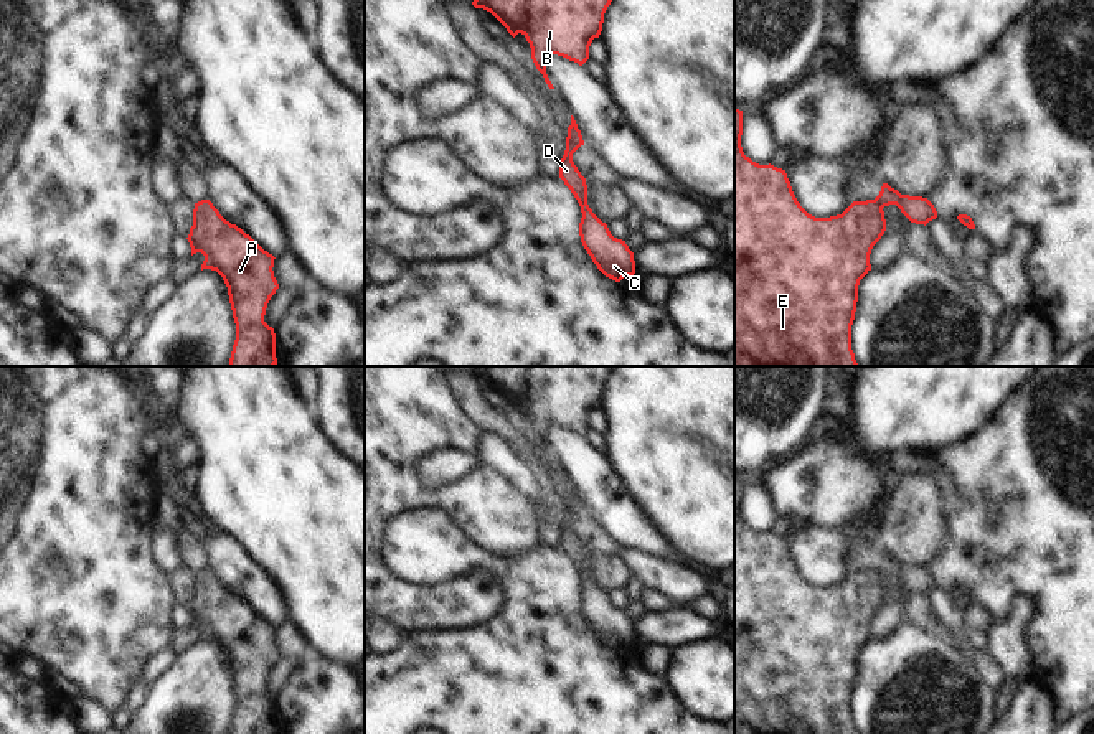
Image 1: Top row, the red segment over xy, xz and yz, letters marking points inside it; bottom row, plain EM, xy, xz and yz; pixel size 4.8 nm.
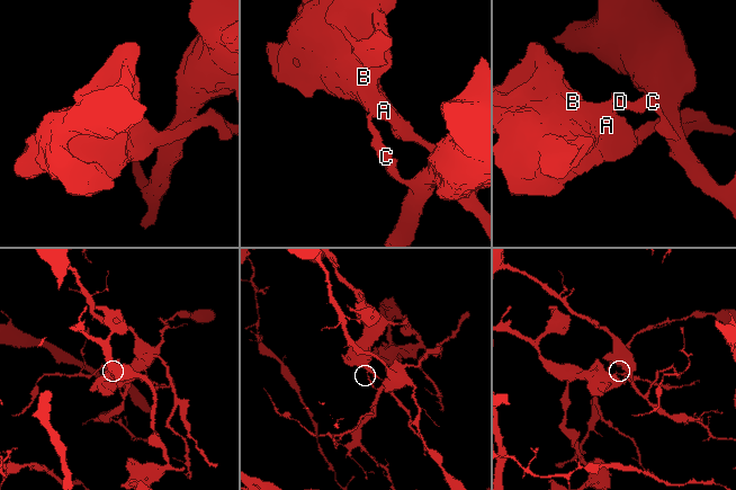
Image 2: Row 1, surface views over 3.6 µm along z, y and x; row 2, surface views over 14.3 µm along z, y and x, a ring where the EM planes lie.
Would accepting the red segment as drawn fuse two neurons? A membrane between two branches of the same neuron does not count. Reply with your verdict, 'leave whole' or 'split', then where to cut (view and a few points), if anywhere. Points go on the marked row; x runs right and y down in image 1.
split; cut xz (568, 136), (580, 145)

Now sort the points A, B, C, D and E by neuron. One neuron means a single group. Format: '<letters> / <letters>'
A B E / C D

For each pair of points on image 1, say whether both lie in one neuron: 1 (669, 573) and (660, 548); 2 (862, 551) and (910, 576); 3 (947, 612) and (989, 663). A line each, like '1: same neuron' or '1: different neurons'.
1: different neurons
2: same neuron
3: same neuron

